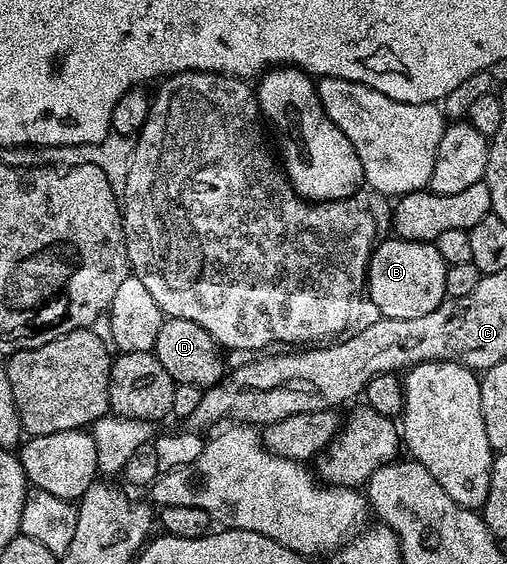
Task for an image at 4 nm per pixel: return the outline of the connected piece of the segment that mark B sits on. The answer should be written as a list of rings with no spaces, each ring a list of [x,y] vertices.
[[[391,236],[388,242],[380,241],[372,249],[371,260],[365,279],[365,294],[371,297],[378,313],[393,320],[413,320],[413,316],[425,316],[425,312],[433,312],[447,298],[445,292],[445,272],[448,264],[437,252],[434,242],[417,242],[414,238]]]

